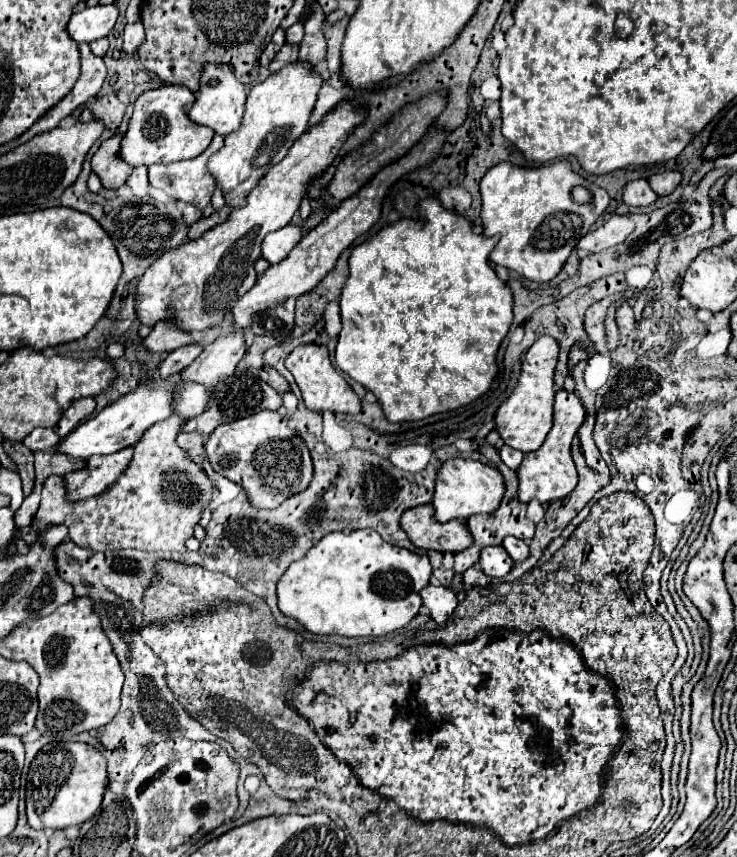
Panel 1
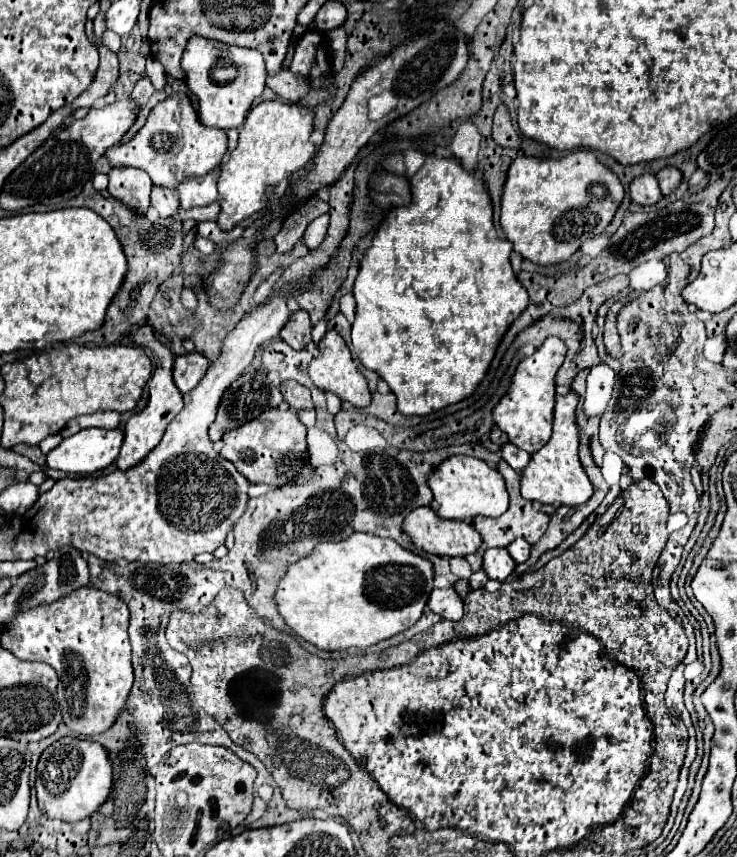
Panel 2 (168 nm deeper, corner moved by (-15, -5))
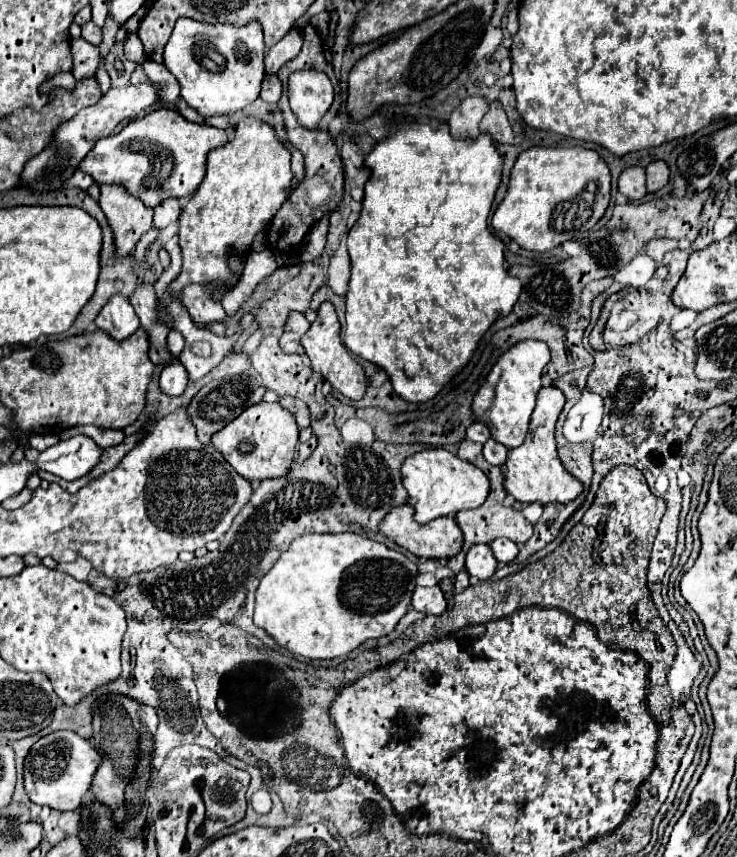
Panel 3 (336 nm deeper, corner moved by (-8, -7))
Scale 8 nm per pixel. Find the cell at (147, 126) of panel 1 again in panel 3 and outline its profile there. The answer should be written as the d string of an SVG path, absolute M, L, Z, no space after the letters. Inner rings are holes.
M157 109L131 121L119 135L99 139L79 169L89 173L97 185L123 183L147 207L155 207L167 197L189 197L205 177L207 153L223 147L227 133L211 125L187 121L179 111Z

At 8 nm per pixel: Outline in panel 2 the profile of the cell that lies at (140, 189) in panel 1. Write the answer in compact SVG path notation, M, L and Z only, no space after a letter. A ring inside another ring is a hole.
M152 187L152 207L160 213L160 217L174 217L180 209L178 193L172 189Z

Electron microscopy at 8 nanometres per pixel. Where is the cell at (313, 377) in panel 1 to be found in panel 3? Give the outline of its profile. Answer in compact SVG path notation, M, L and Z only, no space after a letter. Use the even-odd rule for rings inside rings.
M331 303L321 305L317 319L311 323L311 329L303 335L301 345L311 359L311 367L317 373L321 373L323 379L327 379L335 391L339 391L341 395L345 395L351 401L363 399L363 395L365 395L365 383L363 383L365 373L363 373L363 367L357 363L357 359L349 353L349 349L339 339L339 321L337 321L337 313L335 313Z

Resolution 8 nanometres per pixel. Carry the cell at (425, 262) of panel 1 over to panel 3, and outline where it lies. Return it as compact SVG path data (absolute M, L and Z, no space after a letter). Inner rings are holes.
M403 121L397 133L389 135L383 143L375 145L375 149L367 155L365 165L371 167L373 175L367 181L367 189L363 197L363 211L347 235L347 249L351 257L351 281L347 289L347 329L345 329L343 341L345 341L345 347L353 355L381 367L389 375L393 391L401 399L409 403L425 403L433 399L455 375L463 371L463 367L469 363L475 349L479 347L479 341L483 339L483 335L489 331L489 327L495 323L497 317L505 317L509 315L509 311L513 311L513 305L517 303L519 293L521 293L521 281L517 277L511 277L505 267L505 257L503 257L505 243L499 237L495 237L487 225L493 197L501 181L503 159L499 151L495 149L495 143L491 141L489 135L479 135L477 139L461 141L449 135L449 127L445 123L437 131L433 131L425 123Z

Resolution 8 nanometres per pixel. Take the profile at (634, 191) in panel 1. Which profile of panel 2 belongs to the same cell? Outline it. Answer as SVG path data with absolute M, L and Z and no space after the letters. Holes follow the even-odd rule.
M650 173L636 177L630 183L630 197L638 205L656 205L662 199L662 193L660 193L656 177L650 175Z

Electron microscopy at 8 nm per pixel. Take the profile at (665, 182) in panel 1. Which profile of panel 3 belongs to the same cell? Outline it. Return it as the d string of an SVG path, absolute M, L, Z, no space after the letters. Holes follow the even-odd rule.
M653 161L647 165L647 191L655 193L669 181L669 167L665 161Z

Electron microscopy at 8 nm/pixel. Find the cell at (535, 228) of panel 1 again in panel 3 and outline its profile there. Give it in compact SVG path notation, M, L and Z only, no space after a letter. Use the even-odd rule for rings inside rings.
M533 147L517 157L511 169L505 199L491 217L491 227L511 241L517 241L521 249L545 253L563 245L565 241L583 239L591 231L591 227L605 215L609 193L611 173L597 151L587 147Z

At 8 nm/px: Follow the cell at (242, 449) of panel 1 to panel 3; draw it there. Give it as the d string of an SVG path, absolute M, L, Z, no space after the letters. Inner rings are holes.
M257 403L257 407L245 409L233 423L227 423L211 439L213 447L225 457L225 461L247 481L263 481L273 477L283 477L289 473L289 467L297 455L299 445L299 427L279 403Z

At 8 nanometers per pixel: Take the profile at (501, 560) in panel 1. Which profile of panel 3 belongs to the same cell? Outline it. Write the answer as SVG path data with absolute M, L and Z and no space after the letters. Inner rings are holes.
M473 545L467 553L465 569L471 577L479 581L489 581L497 571L497 559L489 545Z

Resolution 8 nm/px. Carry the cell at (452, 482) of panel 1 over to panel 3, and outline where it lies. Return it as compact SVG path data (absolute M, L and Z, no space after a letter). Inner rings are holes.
M425 449L405 459L403 485L411 499L415 499L415 521L429 523L437 517L455 517L457 511L477 509L489 497L489 479L469 461L459 459L447 449Z

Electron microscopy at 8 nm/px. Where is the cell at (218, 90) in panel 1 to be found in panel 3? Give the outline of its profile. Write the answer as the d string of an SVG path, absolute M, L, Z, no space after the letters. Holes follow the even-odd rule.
M179 19L169 43L165 45L163 65L177 77L181 97L203 119L213 115L231 115L255 101L265 77L263 31L259 23L245 27L231 27L221 23L197 23L193 19Z

